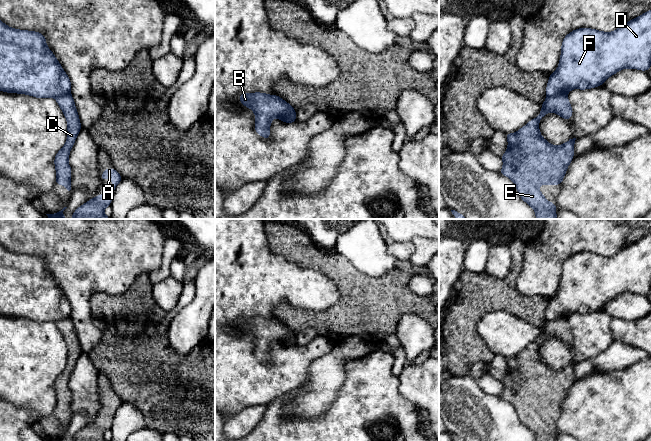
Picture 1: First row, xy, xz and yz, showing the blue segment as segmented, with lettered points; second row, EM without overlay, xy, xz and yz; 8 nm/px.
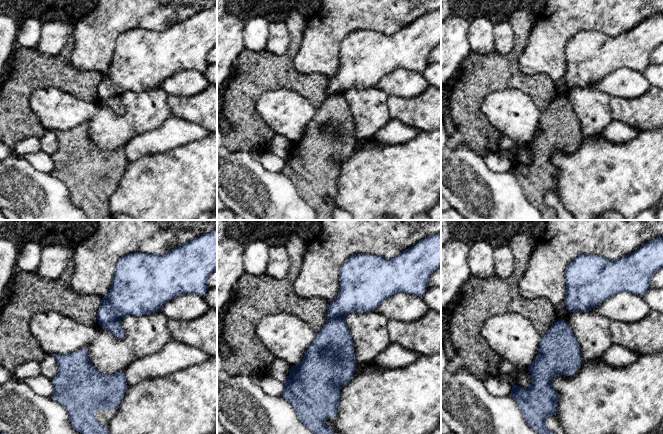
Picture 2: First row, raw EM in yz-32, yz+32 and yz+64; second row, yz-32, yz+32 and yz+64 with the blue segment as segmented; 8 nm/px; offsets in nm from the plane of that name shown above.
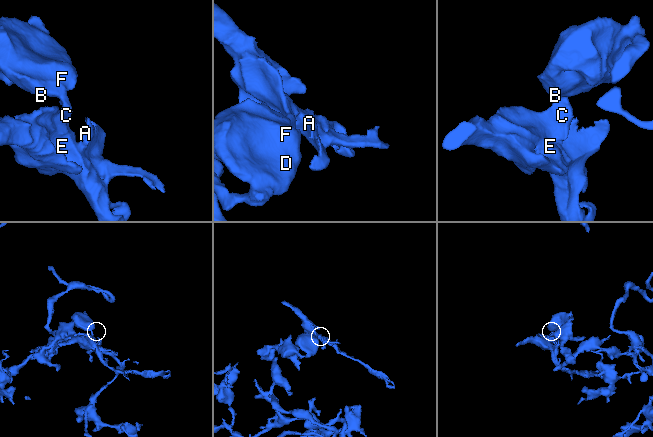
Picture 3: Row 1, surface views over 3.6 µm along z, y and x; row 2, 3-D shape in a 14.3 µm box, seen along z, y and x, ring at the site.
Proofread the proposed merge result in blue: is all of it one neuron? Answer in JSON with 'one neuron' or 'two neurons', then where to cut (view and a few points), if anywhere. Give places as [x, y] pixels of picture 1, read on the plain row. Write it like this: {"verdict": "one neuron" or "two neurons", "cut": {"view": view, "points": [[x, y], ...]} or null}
{"verdict": "two neurons", "cut": {"view": "yz", "points": [[566, 317], [557, 317], [547, 321]]}}

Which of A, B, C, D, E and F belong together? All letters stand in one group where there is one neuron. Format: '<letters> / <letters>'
A C E / B D F

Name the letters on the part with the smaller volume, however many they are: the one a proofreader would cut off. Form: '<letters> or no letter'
A, C, E

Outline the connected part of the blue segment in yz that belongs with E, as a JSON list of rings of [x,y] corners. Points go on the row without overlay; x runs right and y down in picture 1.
[[[566,317],[547,321],[541,332],[539,339],[531,343],[516,357],[505,357],[508,371],[506,376],[501,379],[503,391],[499,397],[512,404],[520,422],[534,433],[536,441],[557,441],[556,428],[549,426],[537,411],[539,409],[562,409],[567,392],[574,382],[576,362],[569,363],[559,370],[554,370],[542,361],[539,354],[539,345],[550,336],[555,336],[563,343],[570,344],[573,333]]]

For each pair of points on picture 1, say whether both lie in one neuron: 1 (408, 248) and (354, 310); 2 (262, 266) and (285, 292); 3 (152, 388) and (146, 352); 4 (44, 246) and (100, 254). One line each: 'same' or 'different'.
1: different
2: same
3: same
4: same

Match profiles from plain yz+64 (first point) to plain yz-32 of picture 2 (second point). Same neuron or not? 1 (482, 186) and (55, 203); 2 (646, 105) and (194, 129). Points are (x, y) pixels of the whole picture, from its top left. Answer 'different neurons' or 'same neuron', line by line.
1: same neuron
2: different neurons

